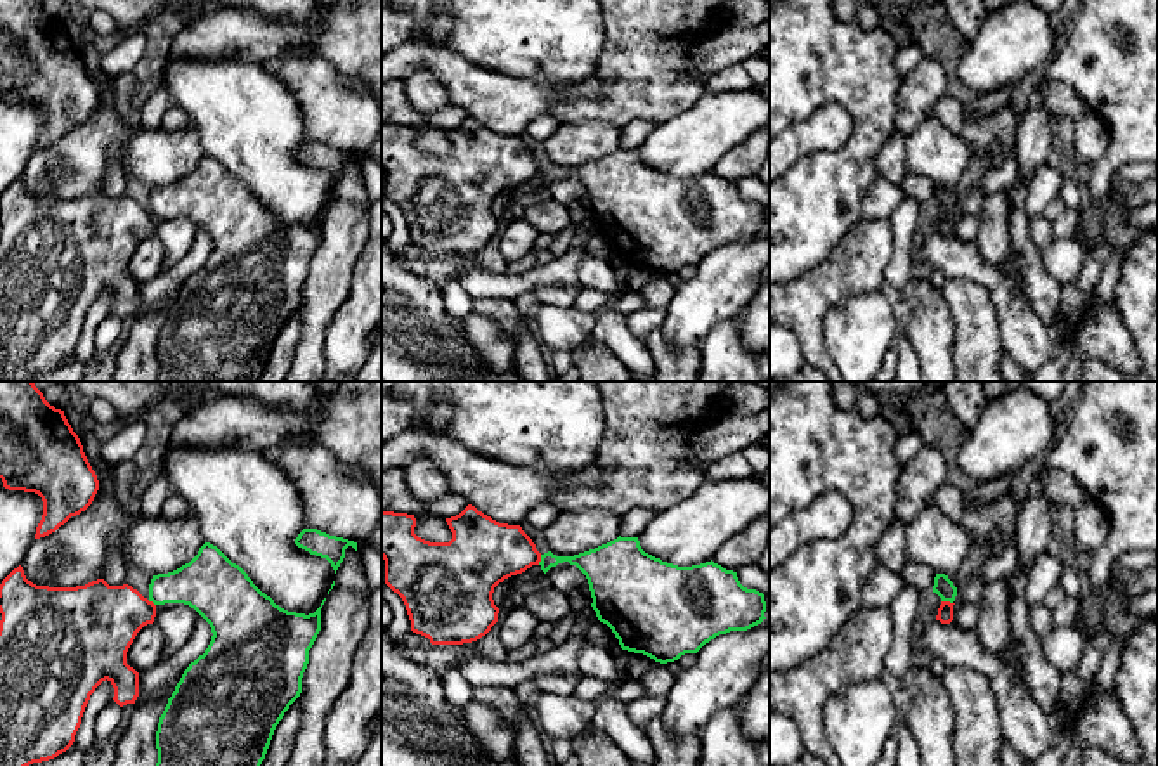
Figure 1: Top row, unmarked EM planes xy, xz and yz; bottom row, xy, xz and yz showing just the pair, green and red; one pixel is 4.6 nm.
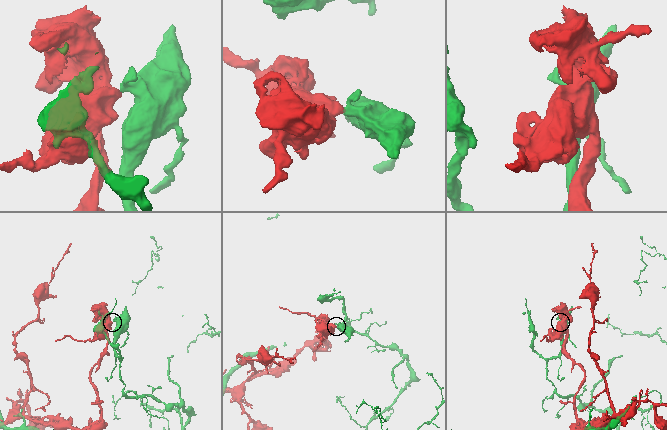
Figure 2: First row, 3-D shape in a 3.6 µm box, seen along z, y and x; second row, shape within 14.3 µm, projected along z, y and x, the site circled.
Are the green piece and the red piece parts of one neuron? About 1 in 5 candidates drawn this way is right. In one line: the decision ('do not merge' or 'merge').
do not merge

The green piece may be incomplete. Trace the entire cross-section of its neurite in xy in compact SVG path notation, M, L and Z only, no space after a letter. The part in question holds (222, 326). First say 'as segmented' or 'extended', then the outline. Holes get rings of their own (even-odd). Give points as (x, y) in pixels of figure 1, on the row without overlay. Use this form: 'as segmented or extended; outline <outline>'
as segmented; outline M205 154L189 175L153 187L149 213L189 217L213 244L205 265L184 282L159 329L156 381L260 381L276 338L302 305L326 210L314 225L288 224L217 158Z

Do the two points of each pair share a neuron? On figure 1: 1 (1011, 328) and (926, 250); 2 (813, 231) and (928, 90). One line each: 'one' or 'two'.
1: one
2: two

